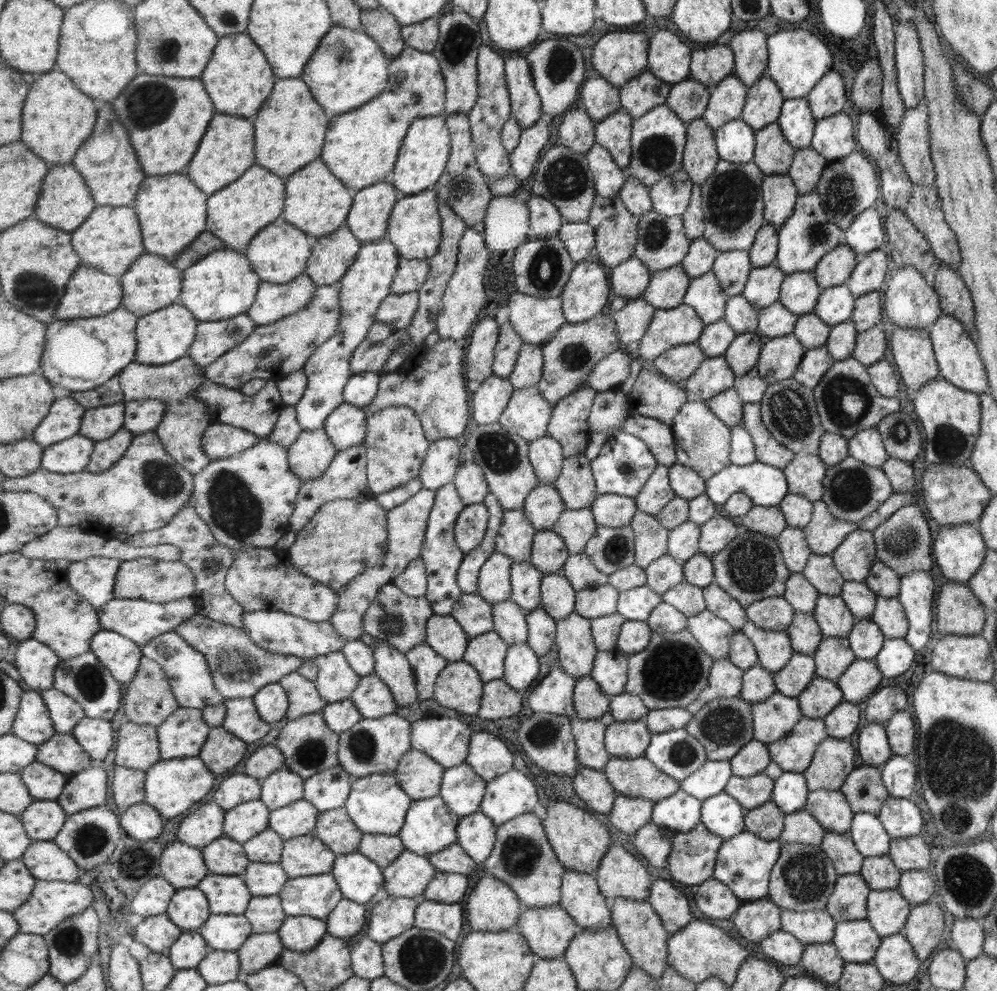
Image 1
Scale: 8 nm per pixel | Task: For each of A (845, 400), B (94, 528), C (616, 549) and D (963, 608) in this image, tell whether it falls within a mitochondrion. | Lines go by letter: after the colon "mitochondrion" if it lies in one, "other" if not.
A: mitochondrion
B: other
C: mitochondrion
D: other

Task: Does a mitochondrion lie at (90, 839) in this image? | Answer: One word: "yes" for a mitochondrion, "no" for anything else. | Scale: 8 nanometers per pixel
yes

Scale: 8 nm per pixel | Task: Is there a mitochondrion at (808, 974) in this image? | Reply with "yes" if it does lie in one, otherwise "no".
no

